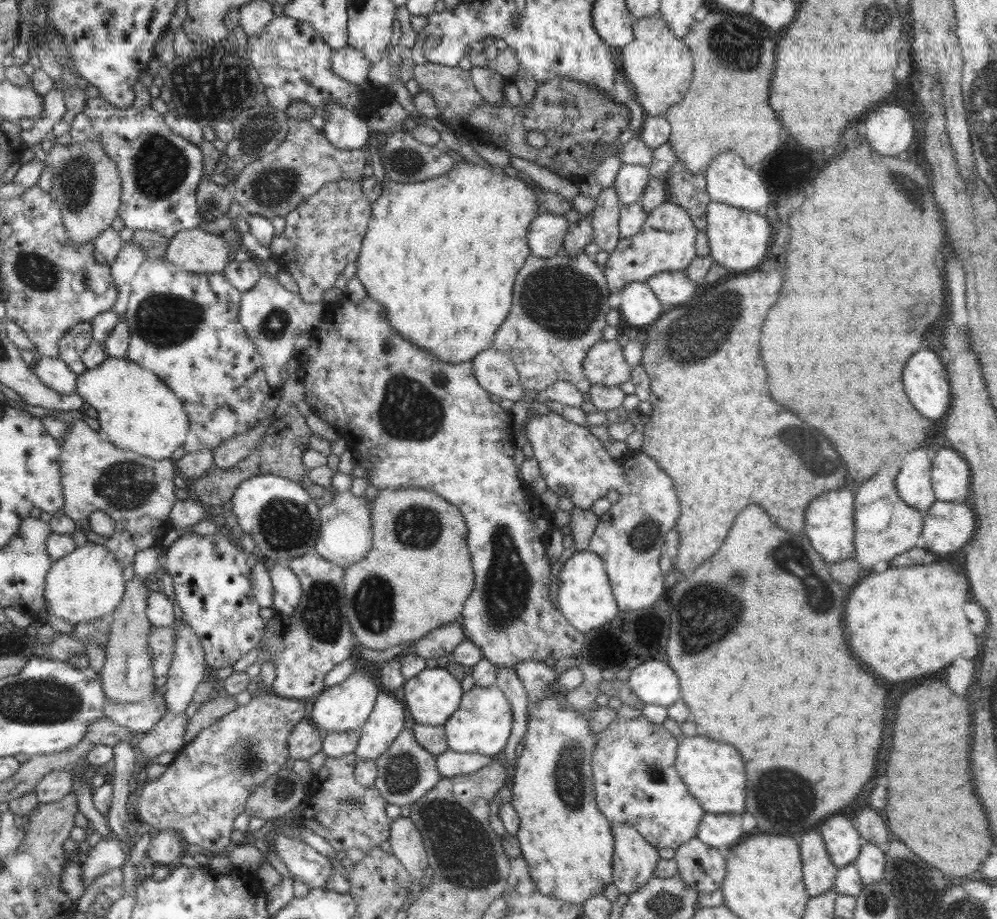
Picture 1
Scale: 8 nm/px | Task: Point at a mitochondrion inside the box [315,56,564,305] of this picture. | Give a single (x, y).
(407, 162)

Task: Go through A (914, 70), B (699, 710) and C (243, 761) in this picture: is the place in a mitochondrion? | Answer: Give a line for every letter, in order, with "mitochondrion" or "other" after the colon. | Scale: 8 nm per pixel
A: other
B: other
C: mitochondrion

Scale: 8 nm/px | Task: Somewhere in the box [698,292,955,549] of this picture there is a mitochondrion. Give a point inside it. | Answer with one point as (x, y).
(916, 312)

